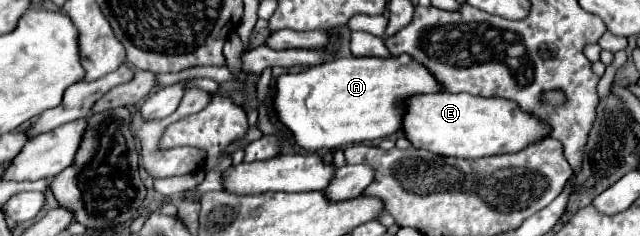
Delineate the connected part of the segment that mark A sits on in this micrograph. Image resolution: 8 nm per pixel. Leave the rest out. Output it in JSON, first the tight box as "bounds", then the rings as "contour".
{"bounds":[273,55,441,151],"contour":[[[409,55],[389,57],[389,59],[339,57],[323,65],[307,67],[297,75],[291,73],[279,75],[273,91],[273,109],[277,119],[291,131],[295,145],[301,147],[303,151],[337,149],[343,145],[355,145],[355,143],[389,137],[391,133],[401,129],[403,111],[397,107],[397,101],[417,93],[435,93],[435,91],[441,91],[439,85],[435,83],[435,77],[425,67],[419,67],[419,63],[415,63]]]}

